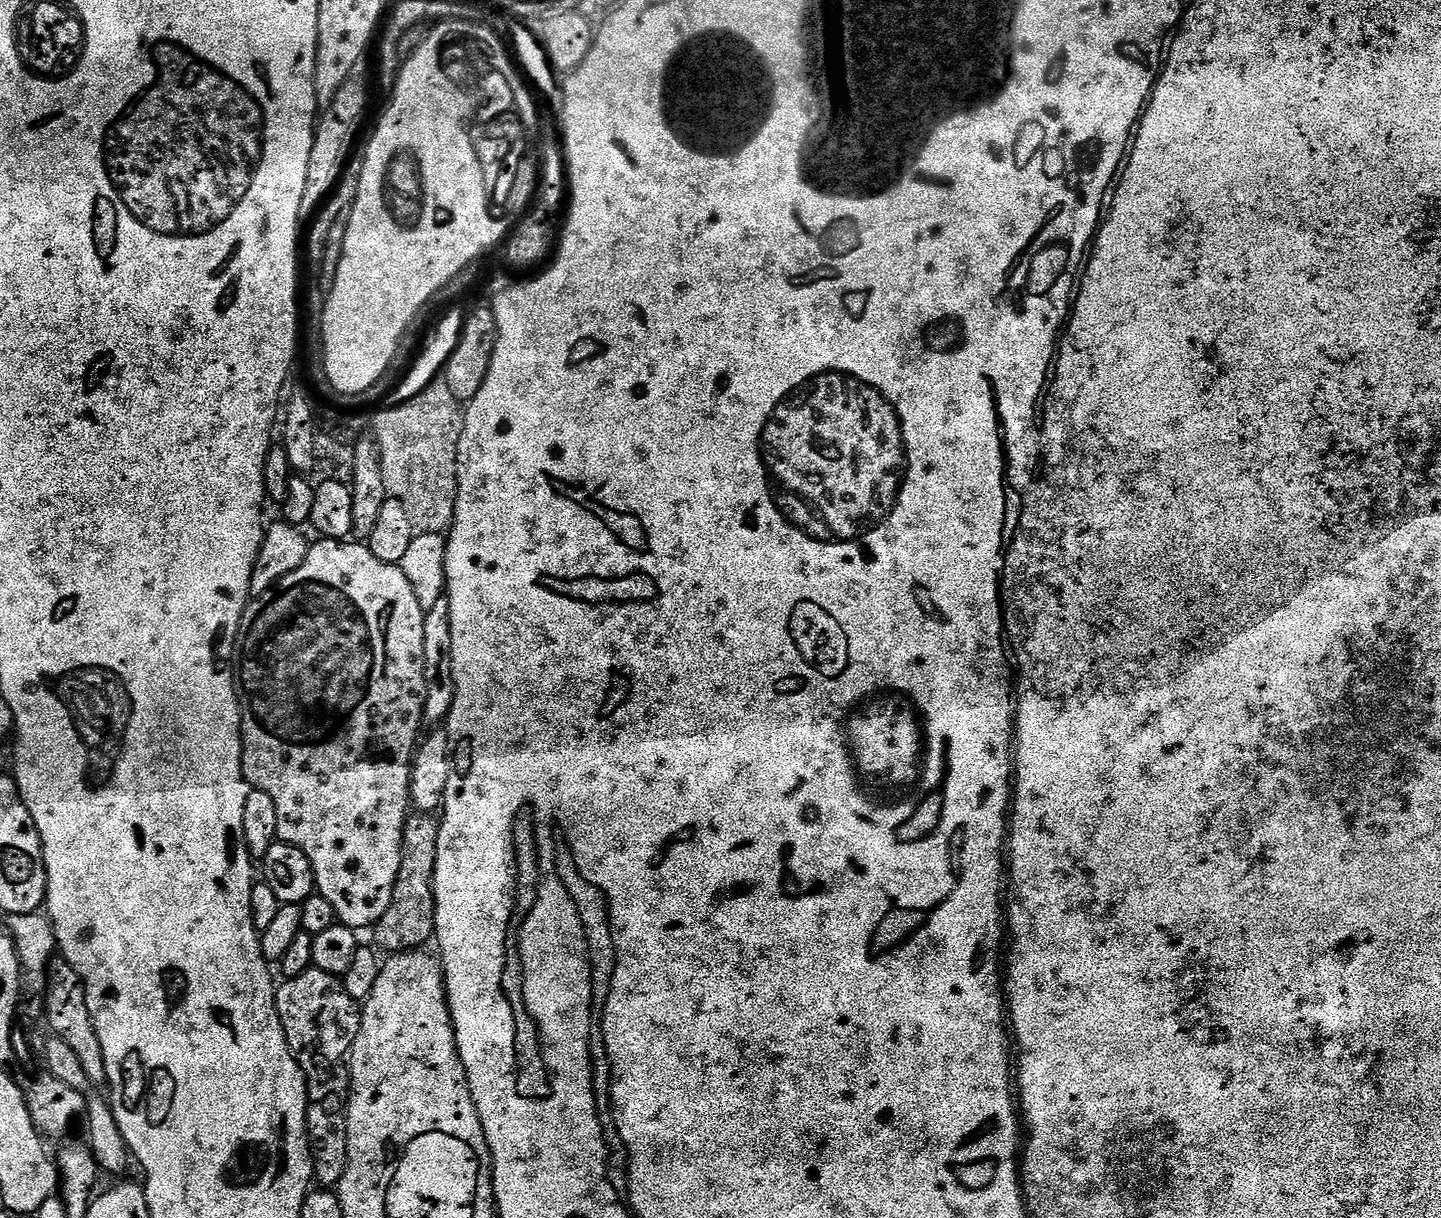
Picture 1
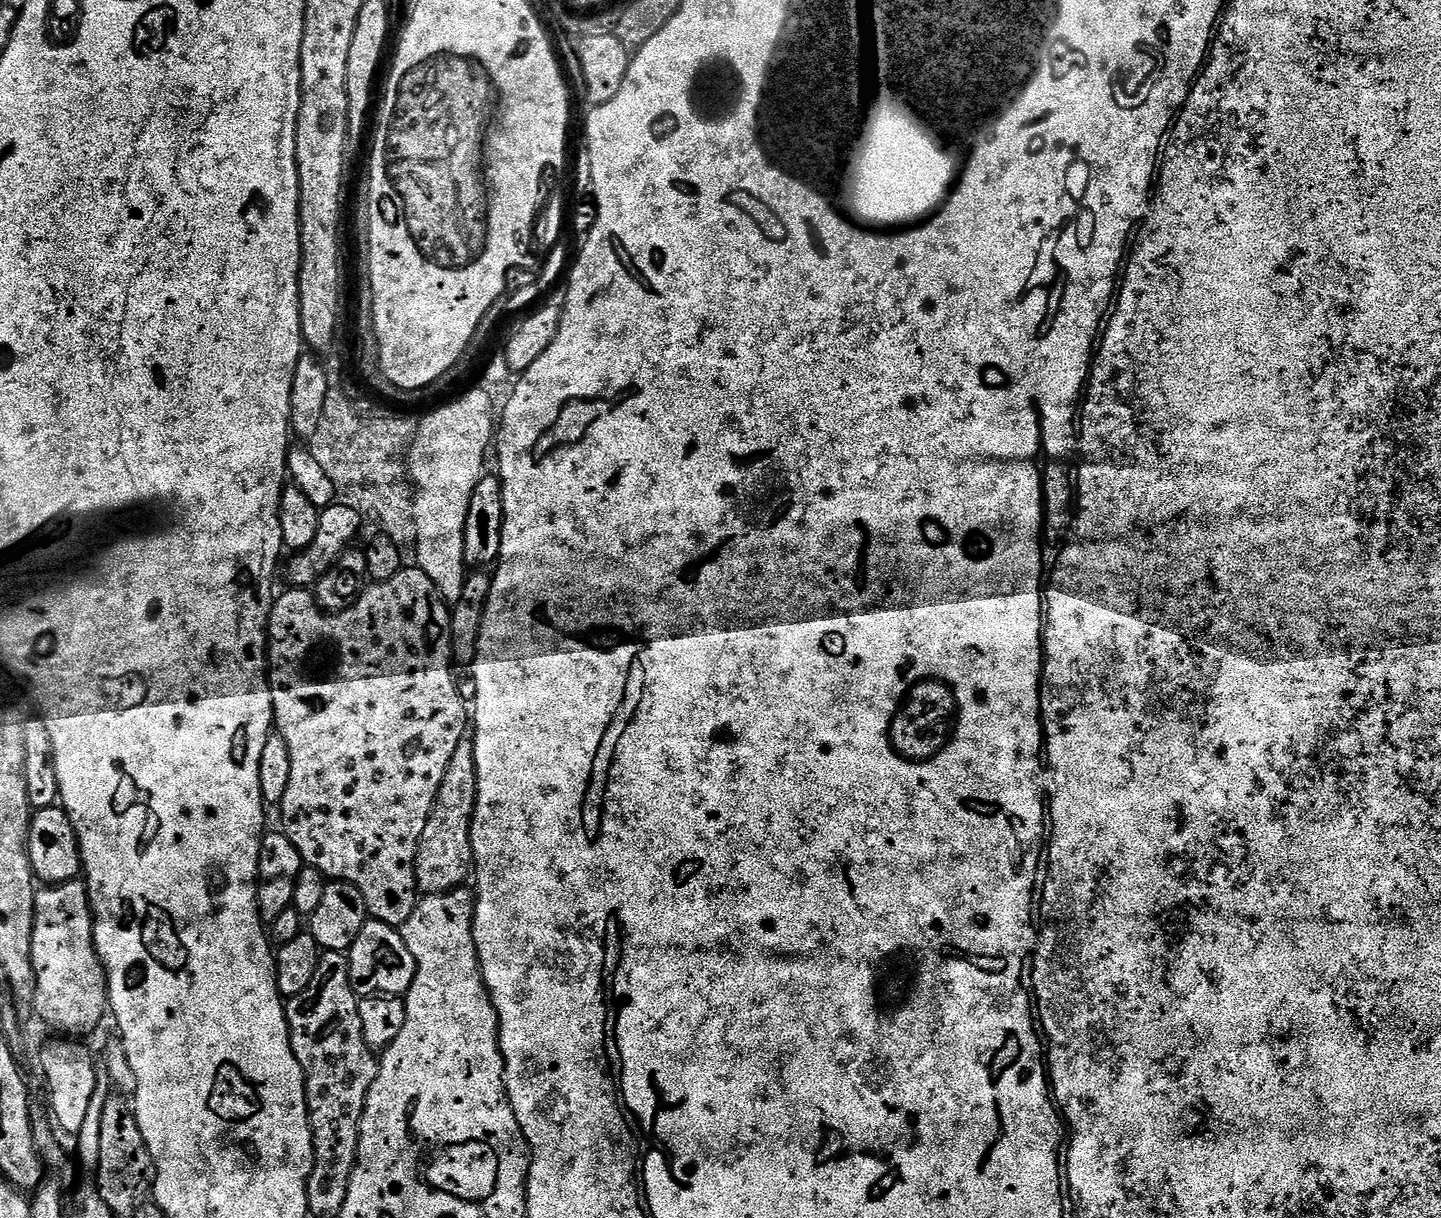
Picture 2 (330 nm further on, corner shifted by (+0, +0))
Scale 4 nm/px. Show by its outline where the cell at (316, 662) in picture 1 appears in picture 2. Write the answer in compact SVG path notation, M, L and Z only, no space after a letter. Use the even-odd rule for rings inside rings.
M405 566L401 568L398 574L394 574L394 578L389 580L381 580L372 582L365 587L364 592L358 598L358 602L354 606L350 606L350 610L345 612L326 612L321 608L315 595L307 588L289 587L288 592L284 592L275 597L272 601L272 613L268 619L268 681L272 683L272 714L274 717L275 731L286 742L286 746L290 750L290 786L286 786L286 794L282 797L278 805L278 811L284 815L284 825L282 831L284 835L290 838L290 842L294 842L294 846L298 850L298 854L304 859L305 865L310 868L316 868L329 881L344 880L347 884L358 886L358 890L362 890L362 894L366 898L366 906L368 907L369 917L373 920L380 920L383 924L391 924L399 926L406 922L406 918L410 918L410 914L414 914L418 903L418 887L416 881L416 855L418 854L418 846L422 838L422 830L426 830L426 822L432 813L432 807L436 804L438 798L438 790L442 786L442 782L448 773L450 766L450 758L454 758L454 750L458 750L458 742L462 742L466 738L467 730L470 728L470 708L464 705L464 700L460 697L460 692L456 689L456 680L452 677L452 668L454 669L454 657L452 654L452 613L449 605L443 596L434 586L434 582L430 582L430 578L419 566Z

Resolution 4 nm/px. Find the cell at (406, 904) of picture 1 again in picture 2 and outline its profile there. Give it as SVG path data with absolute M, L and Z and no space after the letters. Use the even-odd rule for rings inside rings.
M471 739L458 742L458 750L454 750L454 758L450 758L450 766L442 786L438 790L438 798L432 807L430 818L426 822L426 830L422 830L422 838L416 855L416 881L421 893L433 896L443 892L453 892L465 883L464 879L474 872L472 863L472 819L476 809L478 794L478 778L474 746Z

